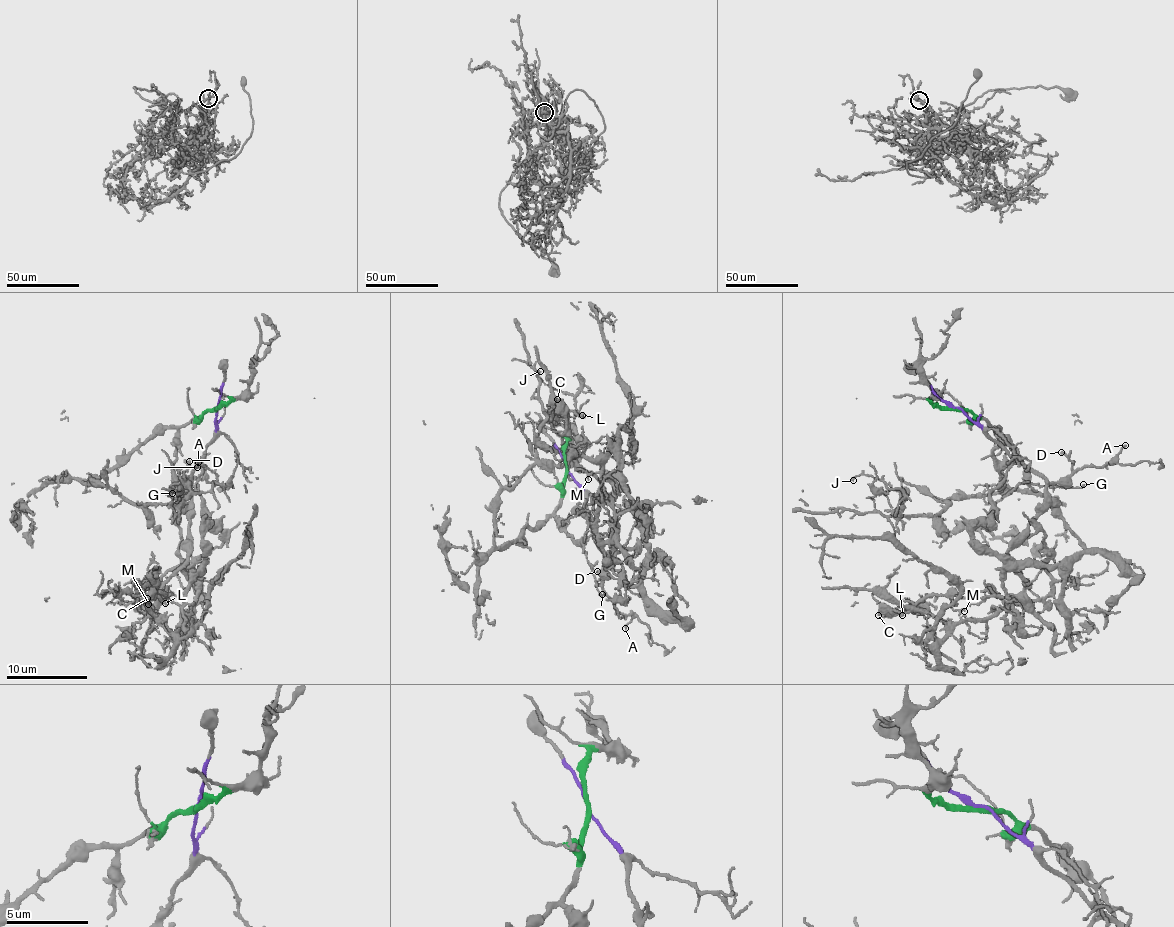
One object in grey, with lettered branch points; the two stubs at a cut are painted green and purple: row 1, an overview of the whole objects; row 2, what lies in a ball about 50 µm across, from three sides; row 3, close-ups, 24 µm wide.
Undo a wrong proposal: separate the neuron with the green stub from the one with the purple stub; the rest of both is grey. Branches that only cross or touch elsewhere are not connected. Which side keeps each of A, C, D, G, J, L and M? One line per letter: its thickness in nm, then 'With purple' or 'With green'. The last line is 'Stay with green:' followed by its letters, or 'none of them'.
A: Thickness 160 nm. With purple
C: Thickness 420 nm. With purple
D: Thickness 140 nm. With purple
G: Thickness 150 nm. With green
J: Thickness 130 nm. With green
L: Thickness 140 nm. With purple
M: Thickness 180 nm. With purple
Stay with green: G, J

